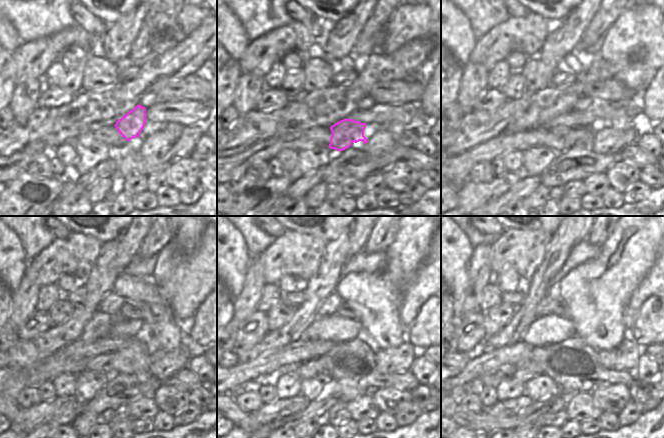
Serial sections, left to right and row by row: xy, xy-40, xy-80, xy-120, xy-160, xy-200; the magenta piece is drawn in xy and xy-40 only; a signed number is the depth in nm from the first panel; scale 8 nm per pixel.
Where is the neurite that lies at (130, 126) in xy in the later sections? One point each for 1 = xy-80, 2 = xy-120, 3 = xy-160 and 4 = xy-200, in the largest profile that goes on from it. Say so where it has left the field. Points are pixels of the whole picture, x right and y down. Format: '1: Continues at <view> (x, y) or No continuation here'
1: Continues at xy-80 (560, 139)
2: Continues at xy-120 (104, 363)
3: Continues at xy-160 (321, 364)
4: Continues at xy-200 (527, 370)

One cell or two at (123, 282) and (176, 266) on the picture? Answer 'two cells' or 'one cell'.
two cells

